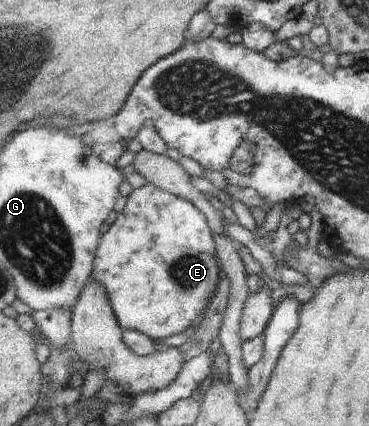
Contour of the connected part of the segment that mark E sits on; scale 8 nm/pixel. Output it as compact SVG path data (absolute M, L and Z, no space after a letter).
M146 184L134 189L118 218L103 232L92 278L105 285L121 330L135 329L157 343L189 329L212 302L223 278L216 240L208 220L187 199Z

